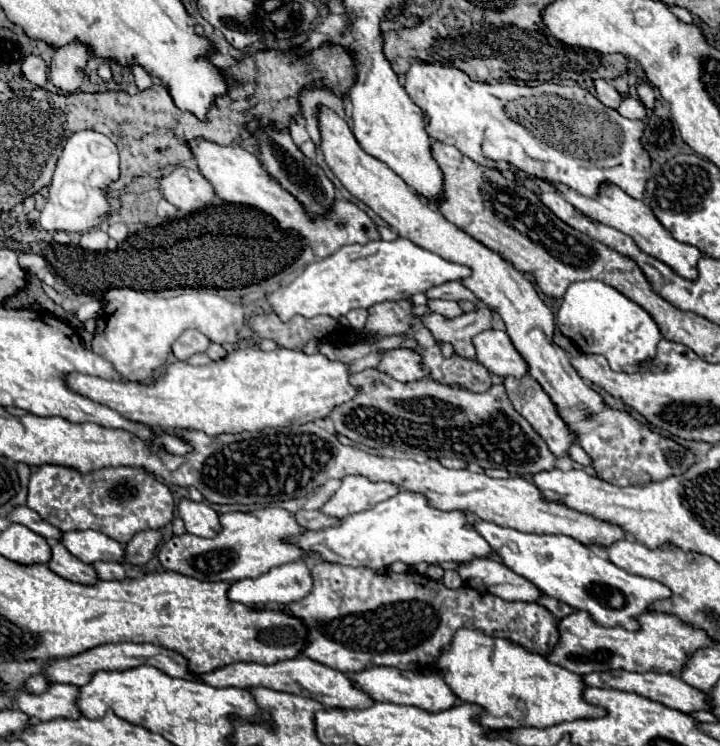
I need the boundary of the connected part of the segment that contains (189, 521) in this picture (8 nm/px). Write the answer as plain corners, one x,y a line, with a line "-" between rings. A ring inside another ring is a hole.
181,500
179,504
179,516
185,522
185,528
193,536
201,538
213,538
221,532
219,514
207,506
205,502
193,502
193,500

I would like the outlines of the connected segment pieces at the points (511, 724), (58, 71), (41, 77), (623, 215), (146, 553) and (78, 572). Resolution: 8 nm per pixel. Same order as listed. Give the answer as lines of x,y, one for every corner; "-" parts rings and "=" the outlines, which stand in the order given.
457,630
453,644
443,648
437,668
459,700
483,708
479,720
491,730
549,728
569,720
603,718
607,712
583,698
583,676
529,652
525,646
505,638
491,638
481,630
=
67,44
65,48
57,48
49,64
49,80
53,82
53,86
57,86
63,92
69,92
69,94
77,92
85,78
87,60
89,60
89,50
85,48
85,44
=
27,56
23,60
21,72
31,84
35,84
39,88
45,86
45,82
47,82
47,64
39,56
=
553,186
553,190
561,192
565,196
565,200
569,200
569,204
573,204
579,212
585,212
585,216
589,216
591,220
597,220
601,224
609,224
611,228
617,228
619,232
625,232
629,238
633,238
633,242
649,256
661,260
663,264
667,264
675,274
683,276
685,280
697,280
697,262
699,258
703,258
703,252
691,244
685,244
685,242
679,242
673,238
673,234
653,216
653,210
641,202
641,200
635,200
631,198
629,194
621,192
621,188
617,186
603,186
599,196
597,198
587,198
587,196
581,196
565,186
=
145,530
145,532
137,532
137,536
133,536
133,540
125,546
125,562
129,564
145,564
153,558
155,548
161,542
161,532
159,530
=
53,542
51,552
53,552
53,556
51,556
51,562
47,566
55,574
59,574
61,578
67,578
71,582
85,584
85,586
93,586
99,582
95,568
91,564
77,560
61,542

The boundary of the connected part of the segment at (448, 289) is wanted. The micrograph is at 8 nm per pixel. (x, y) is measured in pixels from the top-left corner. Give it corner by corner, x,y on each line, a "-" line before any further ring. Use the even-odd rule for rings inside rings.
457,280
433,286
425,292
425,296
427,296
427,300
477,300
475,294

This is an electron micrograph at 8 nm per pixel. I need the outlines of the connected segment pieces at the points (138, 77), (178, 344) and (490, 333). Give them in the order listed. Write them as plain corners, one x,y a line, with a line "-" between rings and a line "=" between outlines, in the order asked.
133,66
133,76
135,76
135,84
139,92
145,92
153,86
153,78
141,66
=
185,330
173,344
173,354
177,360
187,360
191,358
193,354
199,354
199,352
205,352
209,348
211,340
197,332
197,330
=
485,330
473,338
477,360
495,376
515,376
523,378
529,372
523,356
513,348
507,332
503,330

